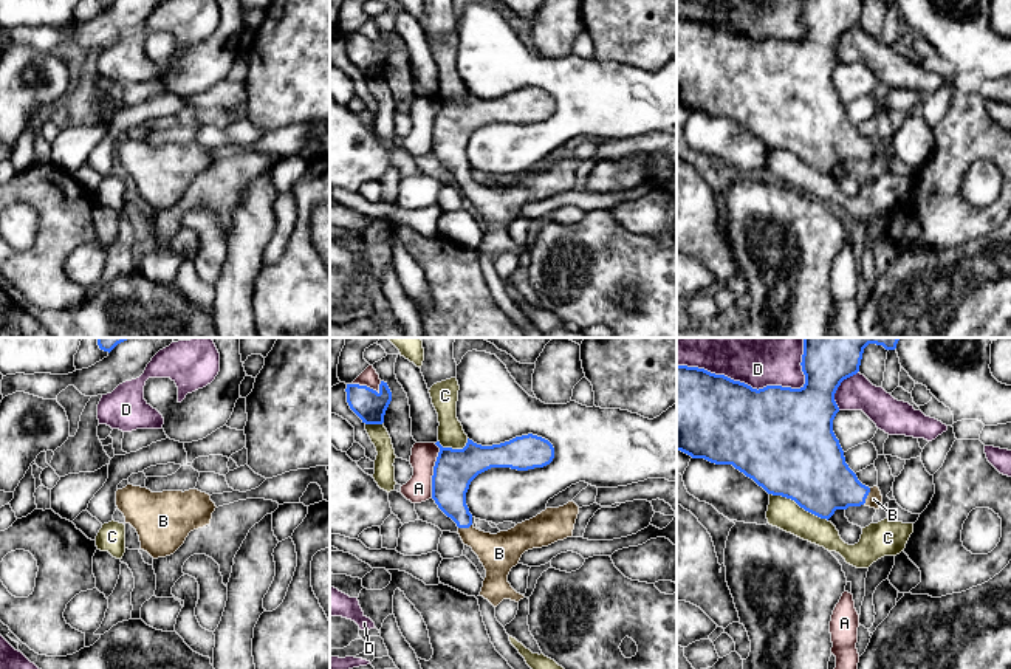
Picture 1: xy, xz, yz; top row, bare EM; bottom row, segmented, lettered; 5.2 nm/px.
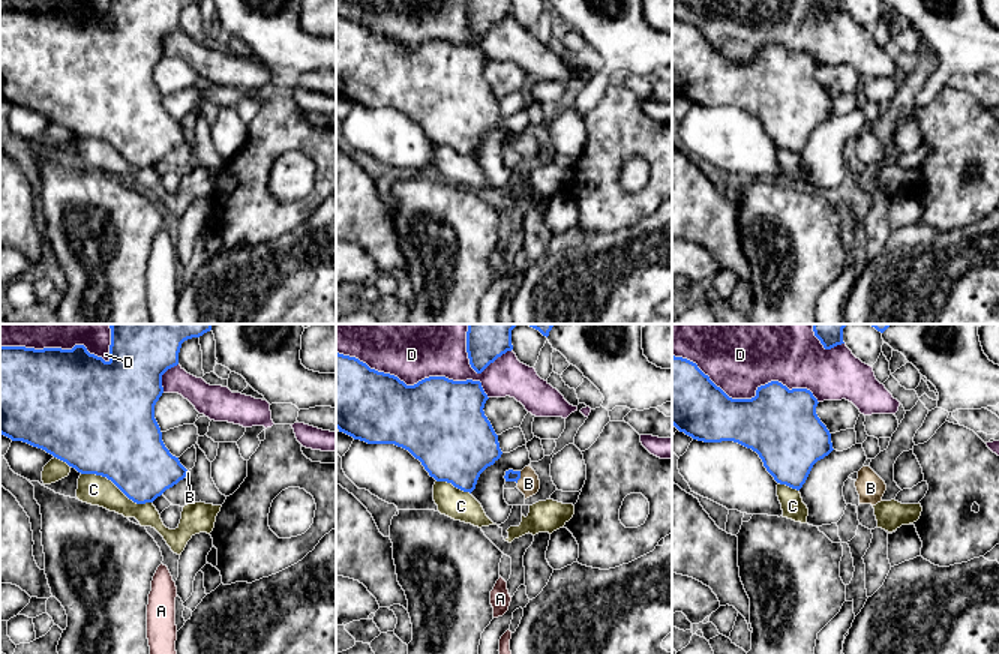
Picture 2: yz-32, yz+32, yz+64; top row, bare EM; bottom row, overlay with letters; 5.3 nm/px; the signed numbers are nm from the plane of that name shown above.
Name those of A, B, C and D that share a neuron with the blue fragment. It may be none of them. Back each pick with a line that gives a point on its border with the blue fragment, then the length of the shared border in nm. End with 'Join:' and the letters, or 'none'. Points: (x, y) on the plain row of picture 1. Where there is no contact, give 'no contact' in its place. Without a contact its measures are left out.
B: yz (867, 147) | 100 nm
Join: B

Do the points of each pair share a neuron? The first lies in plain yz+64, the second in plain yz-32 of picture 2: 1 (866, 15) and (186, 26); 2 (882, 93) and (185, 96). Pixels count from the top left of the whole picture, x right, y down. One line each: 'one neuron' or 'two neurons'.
1: one neuron
2: two neurons

